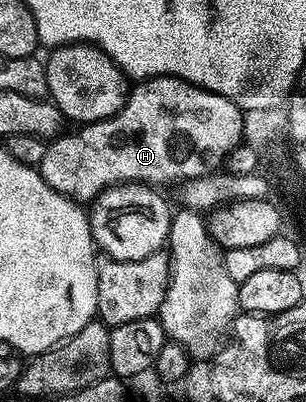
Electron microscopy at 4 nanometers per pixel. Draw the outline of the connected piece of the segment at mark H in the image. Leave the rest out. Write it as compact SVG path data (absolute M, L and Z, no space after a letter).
M154 75L150 79L135 82L129 88L126 104L110 119L81 124L80 131L86 134L86 139L82 135L62 133L47 142L44 161L38 163L36 170L52 189L56 189L56 193L66 195L79 205L89 204L98 198L99 193L118 183L181 185L187 179L213 175L238 145L240 147L243 142L243 114L242 108L228 101L228 97L220 97L205 91L203 87L197 87L195 83L171 75Z

